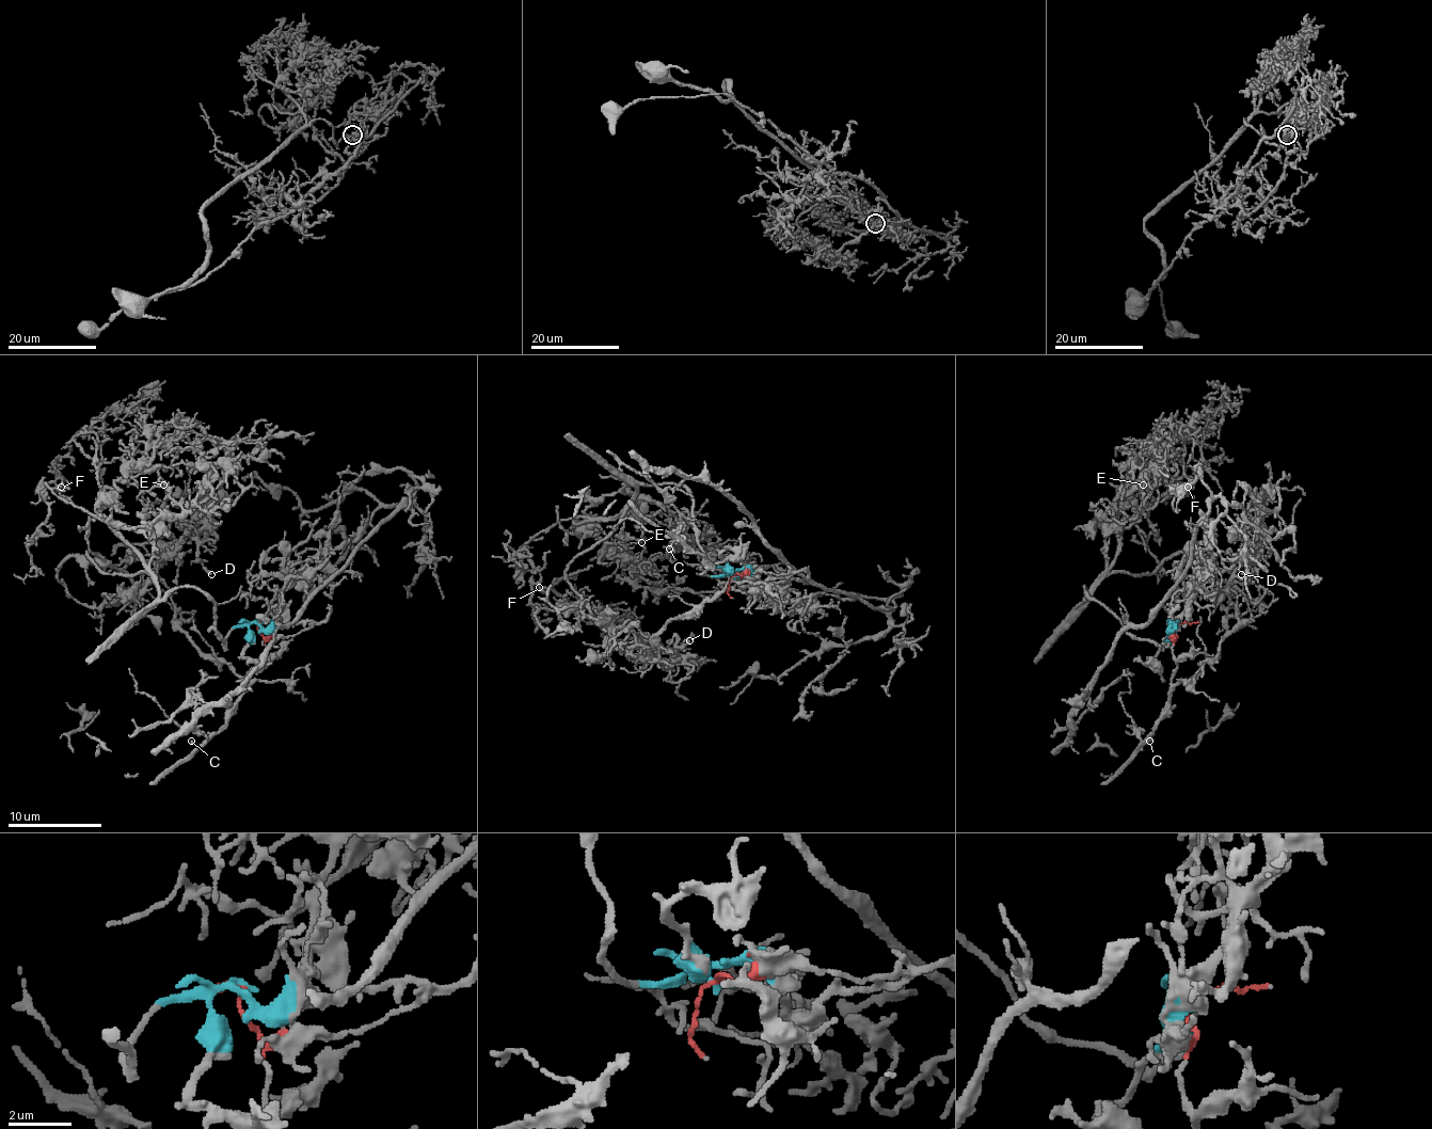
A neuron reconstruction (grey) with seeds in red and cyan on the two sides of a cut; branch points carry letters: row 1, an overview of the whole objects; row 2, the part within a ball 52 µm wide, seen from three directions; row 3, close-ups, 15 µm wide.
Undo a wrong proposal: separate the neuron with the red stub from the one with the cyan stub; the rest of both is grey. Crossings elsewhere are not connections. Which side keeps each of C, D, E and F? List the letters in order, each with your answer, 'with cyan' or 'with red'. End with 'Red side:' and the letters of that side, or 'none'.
C: with red
D: with cyan
E: with cyan
F: with cyan
Red side: C

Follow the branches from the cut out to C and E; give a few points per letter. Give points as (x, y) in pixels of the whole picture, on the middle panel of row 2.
C: (734, 575), (744, 573), (732, 575), (716, 568), (678, 540), (668, 549)
E: (734, 575), (709, 575), (689, 492), (671, 482), (640, 486), (629, 504), (617, 540), (642, 542)

